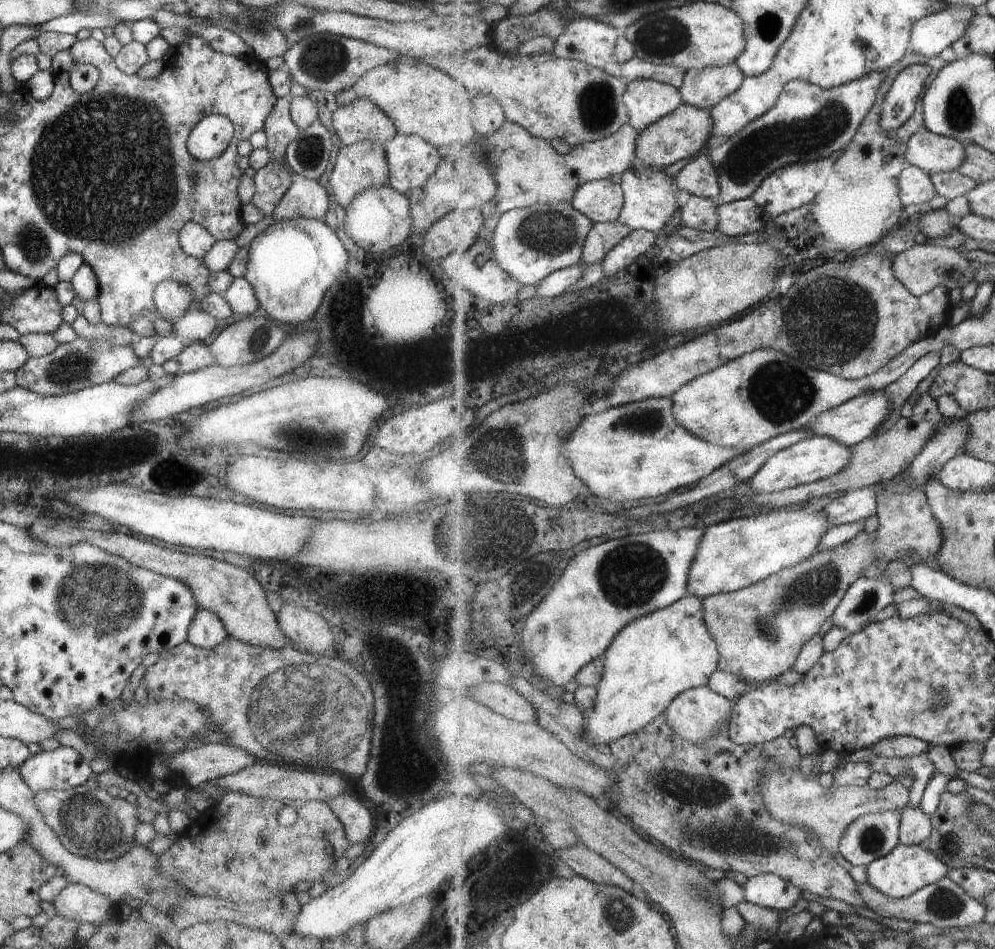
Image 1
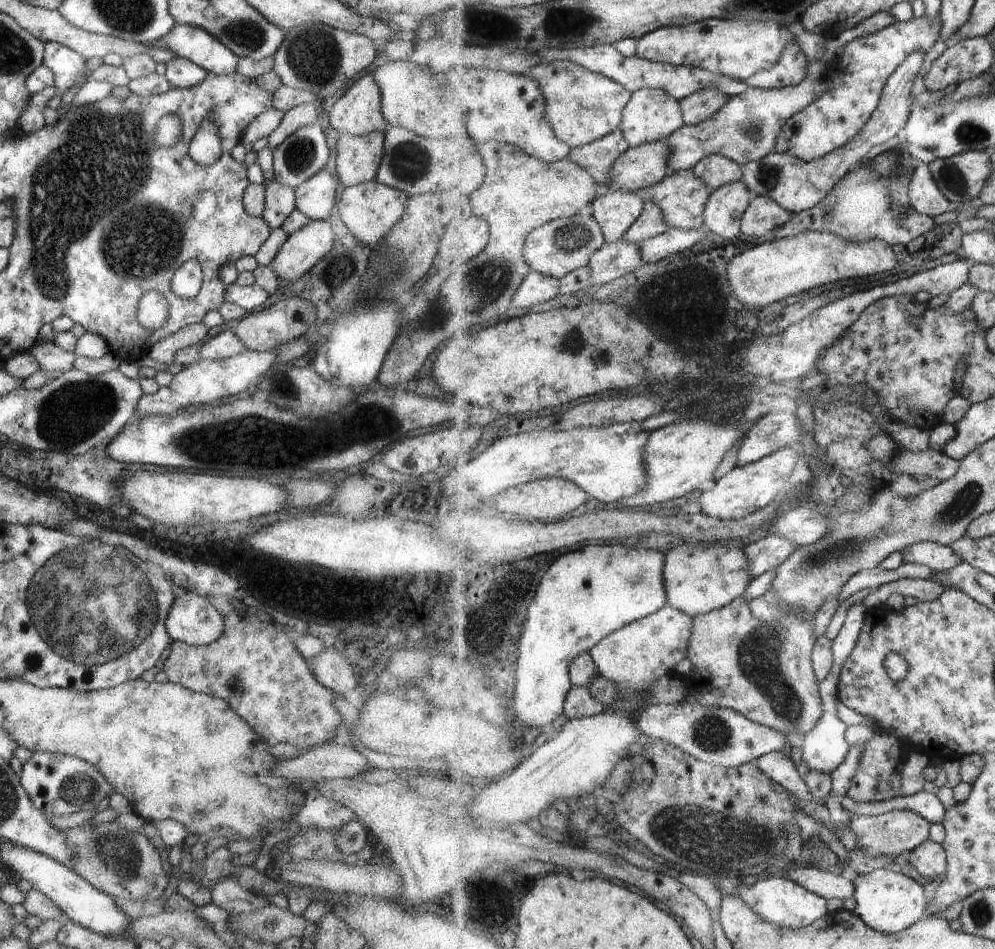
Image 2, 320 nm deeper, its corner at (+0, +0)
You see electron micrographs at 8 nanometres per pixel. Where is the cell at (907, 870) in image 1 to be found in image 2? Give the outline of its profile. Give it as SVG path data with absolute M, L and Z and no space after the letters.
M888 869L859 875L852 882L855 885L857 913L871 928L882 933L900 933L920 922L926 916L927 898L923 881L913 880L907 875Z

